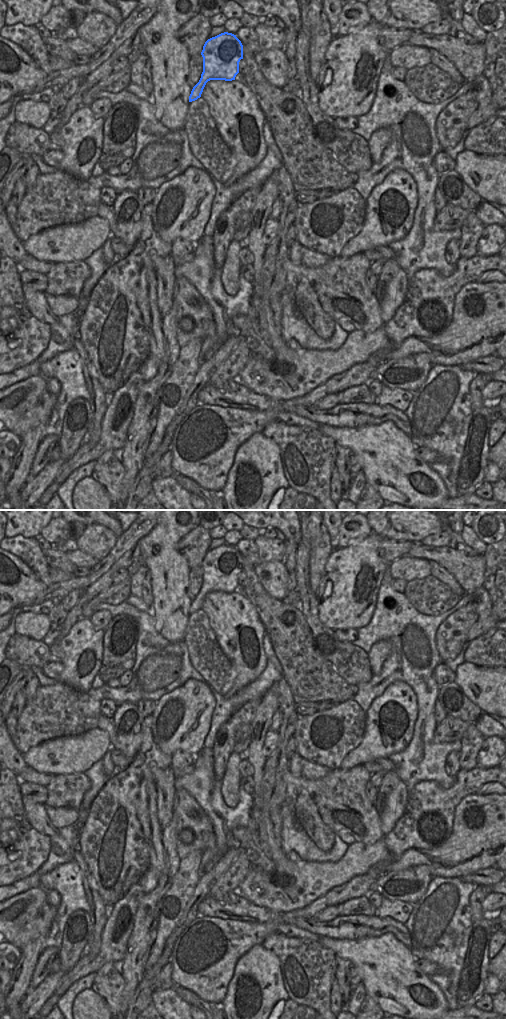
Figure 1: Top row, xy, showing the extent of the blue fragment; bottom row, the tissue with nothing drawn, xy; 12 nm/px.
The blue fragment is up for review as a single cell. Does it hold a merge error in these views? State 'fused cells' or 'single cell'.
single cell

